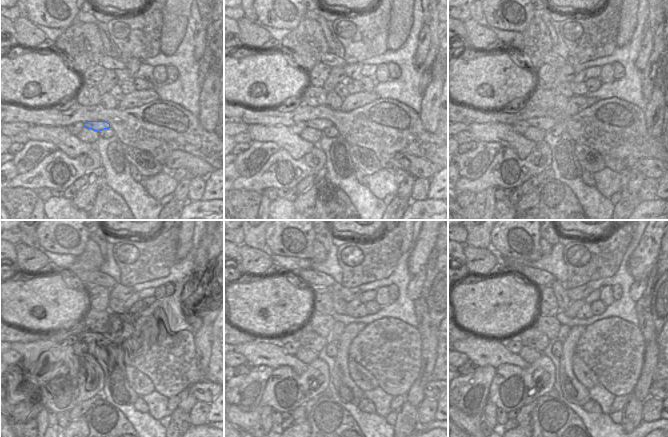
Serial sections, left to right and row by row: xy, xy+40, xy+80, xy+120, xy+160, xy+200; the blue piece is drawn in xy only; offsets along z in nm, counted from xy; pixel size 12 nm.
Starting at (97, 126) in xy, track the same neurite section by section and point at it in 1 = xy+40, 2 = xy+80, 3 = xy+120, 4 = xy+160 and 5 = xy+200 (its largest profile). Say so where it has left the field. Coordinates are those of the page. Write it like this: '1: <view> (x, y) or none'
1: xy+40 (320, 124)
2: xy+80 (544, 123)
3: xy+120 (92, 344)
4: xy+160 (307, 338)
5: xy+200 (532, 337)

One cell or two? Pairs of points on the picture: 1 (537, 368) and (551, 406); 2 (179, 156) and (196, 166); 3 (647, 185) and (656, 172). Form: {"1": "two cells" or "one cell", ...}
{"1": "two cells", "2": "one cell", "3": "two cells"}

